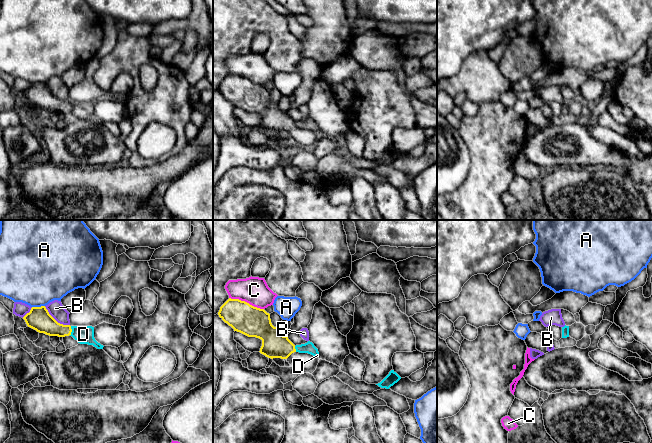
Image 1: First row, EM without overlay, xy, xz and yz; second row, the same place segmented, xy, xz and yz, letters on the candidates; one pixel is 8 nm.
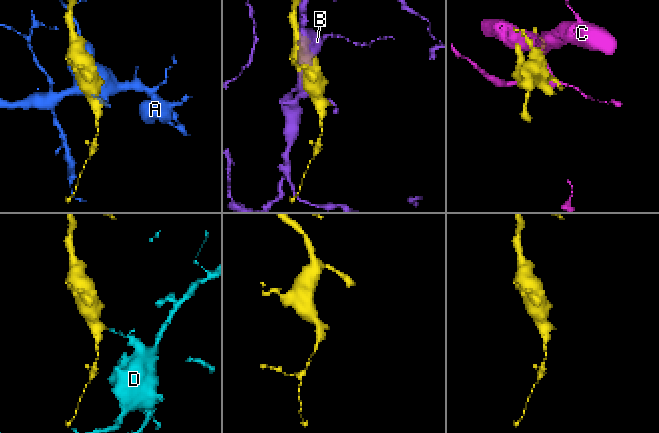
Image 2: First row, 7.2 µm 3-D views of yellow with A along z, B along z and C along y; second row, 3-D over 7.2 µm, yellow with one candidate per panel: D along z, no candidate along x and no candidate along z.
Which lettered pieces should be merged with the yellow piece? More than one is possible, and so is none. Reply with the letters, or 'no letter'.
no letter

